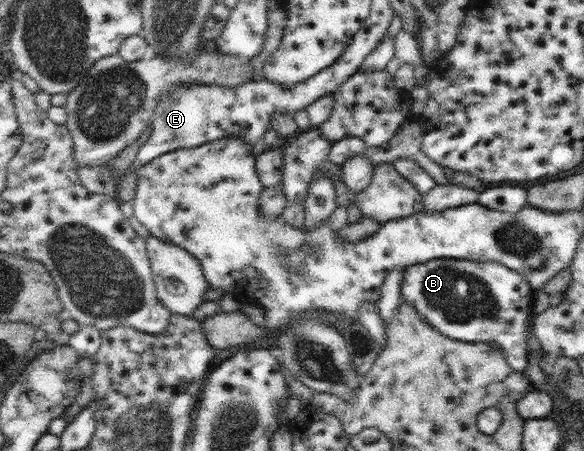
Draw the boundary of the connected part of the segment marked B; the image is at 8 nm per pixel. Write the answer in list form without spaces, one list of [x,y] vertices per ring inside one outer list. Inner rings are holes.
[[[436,258],[427,263],[404,268],[401,297],[415,307],[429,325],[436,327],[443,335],[454,340],[468,342],[489,342],[496,345],[515,371],[523,372],[529,357],[528,326],[532,319],[533,290],[529,281],[519,272],[513,271],[496,261],[481,263],[467,259]]]

